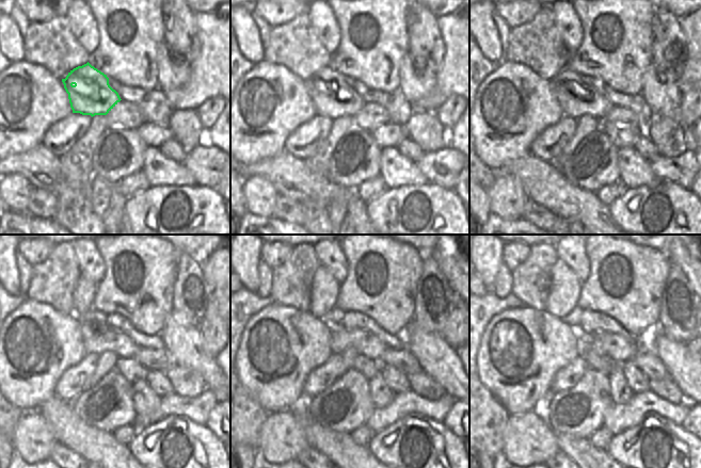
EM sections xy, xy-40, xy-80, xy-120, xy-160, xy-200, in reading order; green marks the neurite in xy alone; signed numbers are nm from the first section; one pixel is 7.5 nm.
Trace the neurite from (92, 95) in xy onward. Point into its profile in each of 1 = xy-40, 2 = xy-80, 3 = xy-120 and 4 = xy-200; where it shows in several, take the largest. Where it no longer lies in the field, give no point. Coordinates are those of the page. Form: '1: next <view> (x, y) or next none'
1: next xy-40 (333, 97)
2: next xy-80 (576, 99)
3: next xy-120 (97, 338)
4: next xy-200 (619, 350)

